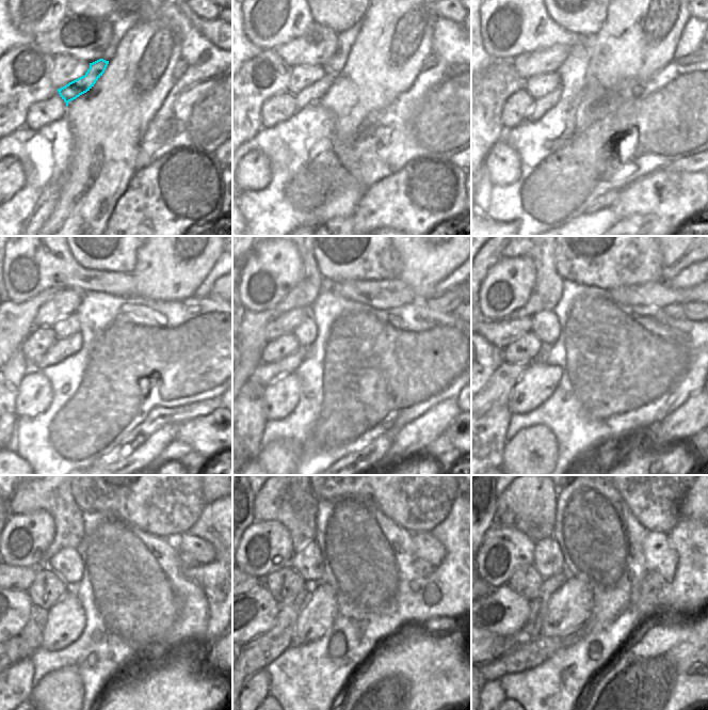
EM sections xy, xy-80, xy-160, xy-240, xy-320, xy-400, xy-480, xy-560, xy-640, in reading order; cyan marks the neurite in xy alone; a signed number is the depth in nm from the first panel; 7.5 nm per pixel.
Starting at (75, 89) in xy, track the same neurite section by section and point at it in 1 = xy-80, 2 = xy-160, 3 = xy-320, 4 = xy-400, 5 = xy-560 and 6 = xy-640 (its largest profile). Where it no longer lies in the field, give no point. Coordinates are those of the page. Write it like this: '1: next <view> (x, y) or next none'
1: next xy-80 (314, 92)
2: next xy-160 (541, 106)
3: next xy-320 (266, 372)
4: next xy-400 (496, 393)
5: next xy-560 (264, 640)
6: next xy-640 (518, 632)

